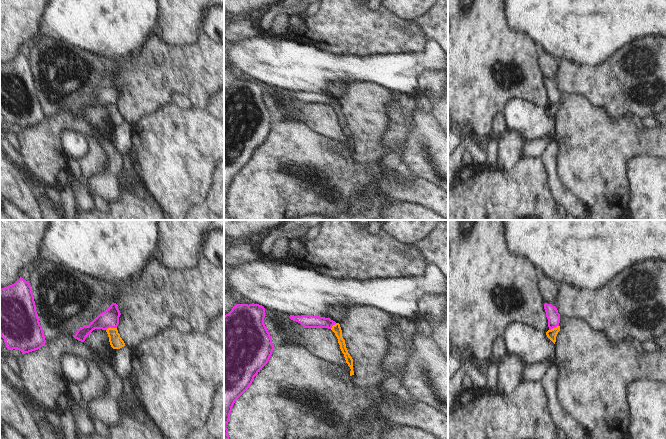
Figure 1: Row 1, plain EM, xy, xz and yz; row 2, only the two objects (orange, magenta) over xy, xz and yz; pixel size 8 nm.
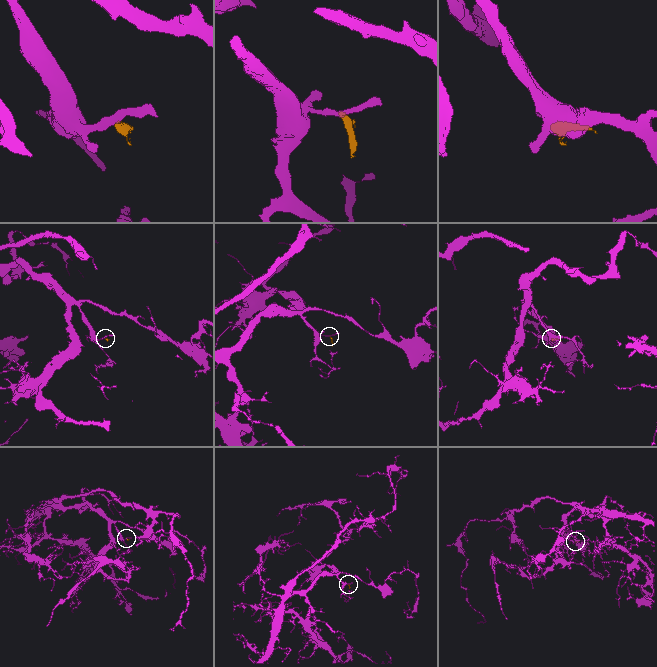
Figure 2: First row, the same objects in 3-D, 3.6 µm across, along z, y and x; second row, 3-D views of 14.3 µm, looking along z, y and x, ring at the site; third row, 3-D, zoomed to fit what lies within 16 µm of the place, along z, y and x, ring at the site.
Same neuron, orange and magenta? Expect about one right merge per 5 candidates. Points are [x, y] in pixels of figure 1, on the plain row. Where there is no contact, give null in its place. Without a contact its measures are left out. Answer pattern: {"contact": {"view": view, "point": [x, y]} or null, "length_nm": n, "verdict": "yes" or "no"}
{"contact": {"view": "xy", "point": [110, 103]}, "length_nm": 90, "verdict": "no"}

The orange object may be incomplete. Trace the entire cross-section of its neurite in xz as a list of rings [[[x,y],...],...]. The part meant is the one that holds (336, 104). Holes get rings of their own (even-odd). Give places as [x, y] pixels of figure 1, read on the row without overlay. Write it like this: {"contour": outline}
{"contour": [[[336,99],[335,101],[332,102],[331,106],[335,109],[335,111],[336,111],[336,113],[338,115],[338,119],[340,121],[340,125],[341,125],[342,129],[344,130],[346,139],[348,140],[348,142],[351,145],[350,152],[352,152],[352,151],[354,151],[353,135],[350,132],[350,130],[348,129],[348,126],[346,124],[345,116],[342,113],[342,106],[341,106],[340,100]]]}

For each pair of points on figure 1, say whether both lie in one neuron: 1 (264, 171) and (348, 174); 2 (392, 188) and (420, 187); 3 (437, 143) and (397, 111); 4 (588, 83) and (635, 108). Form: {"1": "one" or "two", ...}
{"1": "one", "2": "one", "3": "one", "4": "one"}

